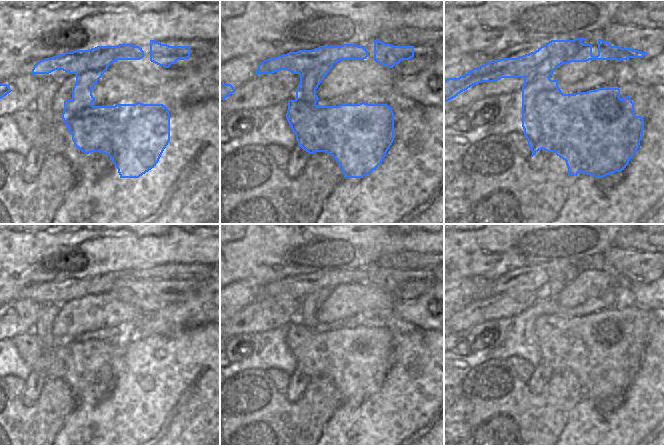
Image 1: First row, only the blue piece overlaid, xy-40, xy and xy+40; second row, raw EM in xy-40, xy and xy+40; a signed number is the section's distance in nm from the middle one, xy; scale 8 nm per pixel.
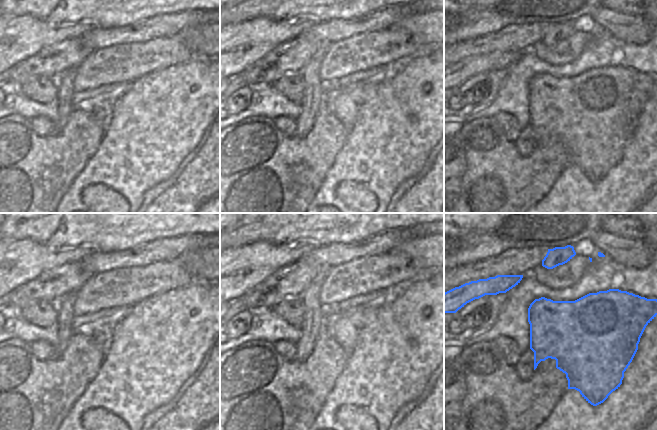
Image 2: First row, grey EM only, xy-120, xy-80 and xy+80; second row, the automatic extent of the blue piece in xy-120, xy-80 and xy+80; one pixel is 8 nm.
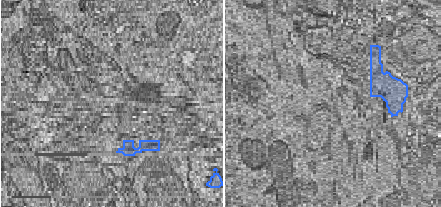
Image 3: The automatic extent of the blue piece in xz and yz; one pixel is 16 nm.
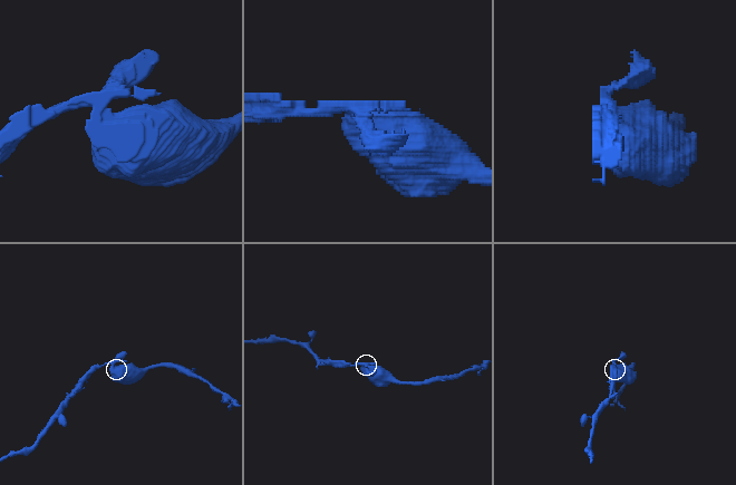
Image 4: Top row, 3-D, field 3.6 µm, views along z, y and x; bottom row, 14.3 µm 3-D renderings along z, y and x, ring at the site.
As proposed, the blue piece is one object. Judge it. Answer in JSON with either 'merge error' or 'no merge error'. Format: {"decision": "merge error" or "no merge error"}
{"decision": "merge error"}

